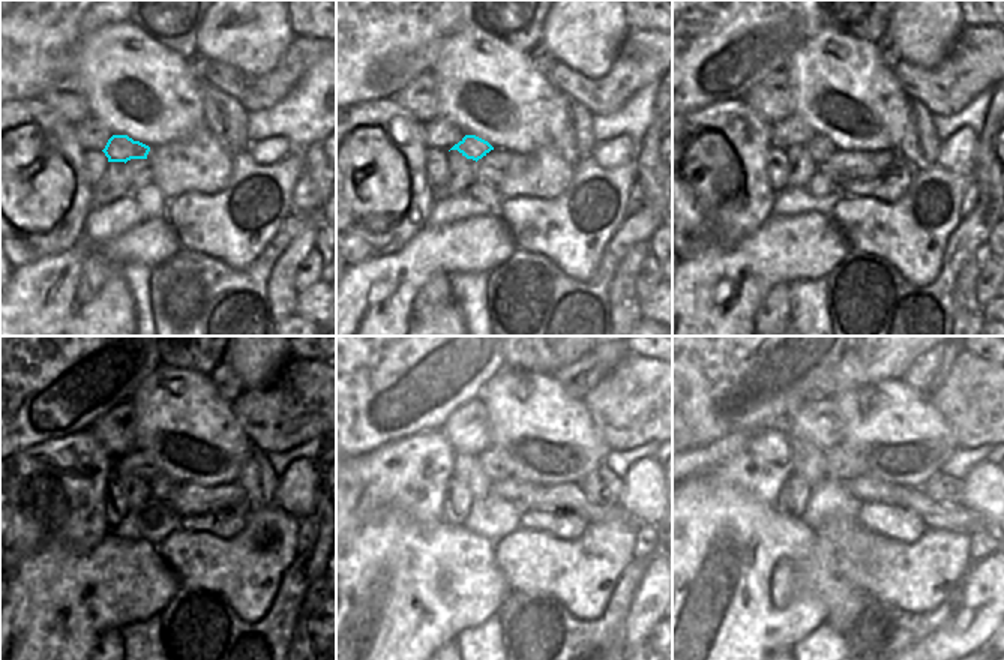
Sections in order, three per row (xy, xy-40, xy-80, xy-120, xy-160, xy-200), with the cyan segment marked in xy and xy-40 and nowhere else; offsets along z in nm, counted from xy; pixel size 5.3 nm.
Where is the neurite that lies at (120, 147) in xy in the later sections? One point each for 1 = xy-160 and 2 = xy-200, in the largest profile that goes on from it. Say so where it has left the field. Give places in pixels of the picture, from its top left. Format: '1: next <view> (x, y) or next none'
1: next xy-160 (517, 491)
2: next xy-200 (865, 488)

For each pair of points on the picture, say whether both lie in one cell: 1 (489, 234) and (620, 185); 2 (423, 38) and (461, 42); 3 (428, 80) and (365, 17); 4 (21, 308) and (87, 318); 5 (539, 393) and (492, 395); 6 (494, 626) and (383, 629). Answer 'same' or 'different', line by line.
1: different
2: different
3: different
4: different
5: same
6: different

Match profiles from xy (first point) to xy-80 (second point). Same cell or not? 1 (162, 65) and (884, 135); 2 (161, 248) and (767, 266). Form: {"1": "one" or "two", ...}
{"1": "one", "2": "one"}

